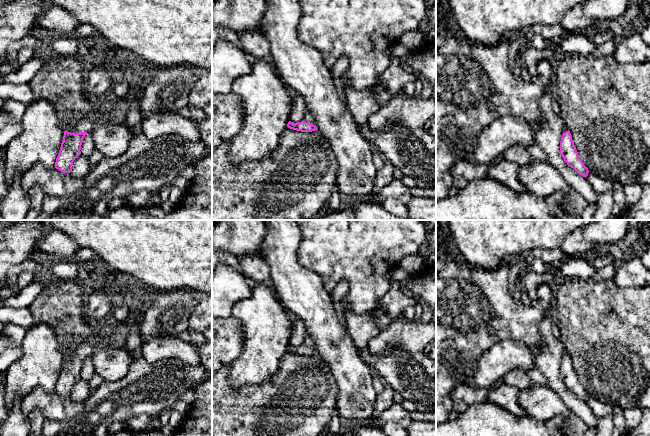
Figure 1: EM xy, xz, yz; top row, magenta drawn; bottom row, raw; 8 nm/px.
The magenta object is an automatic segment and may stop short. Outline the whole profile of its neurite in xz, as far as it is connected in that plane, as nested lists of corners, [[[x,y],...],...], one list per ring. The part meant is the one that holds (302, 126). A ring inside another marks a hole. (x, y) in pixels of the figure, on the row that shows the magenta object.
[[[304,120],[298,123],[294,123],[289,121],[287,127],[293,130],[301,131],[301,132],[312,132],[317,130],[316,125],[305,122]]]

